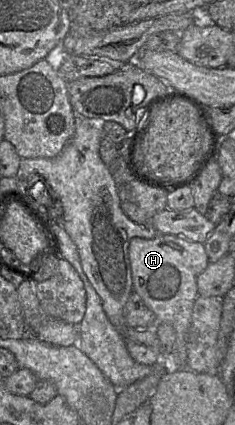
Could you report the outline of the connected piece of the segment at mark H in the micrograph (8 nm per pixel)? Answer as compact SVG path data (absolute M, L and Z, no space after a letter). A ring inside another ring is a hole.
M157 234L153 239L133 237L128 247L133 291L154 313L157 323L169 323L175 330L174 348L162 357L166 369L186 368L187 333L193 305L198 297L197 277L206 269L209 259L203 243L171 234Z

